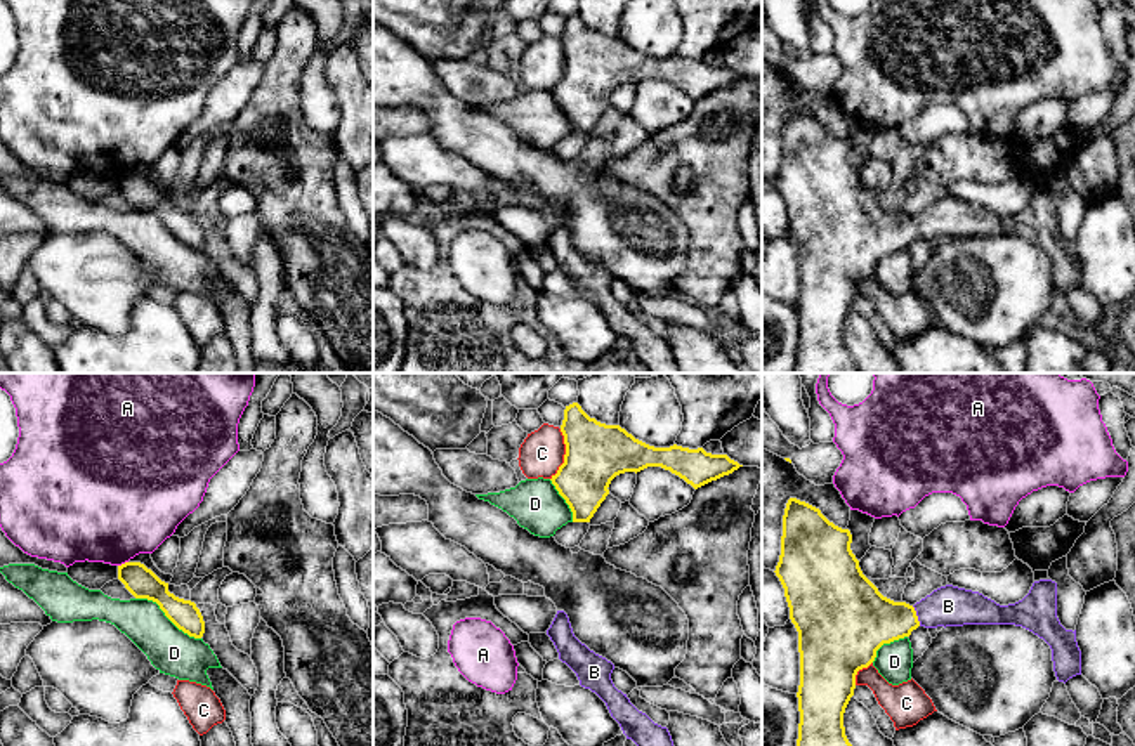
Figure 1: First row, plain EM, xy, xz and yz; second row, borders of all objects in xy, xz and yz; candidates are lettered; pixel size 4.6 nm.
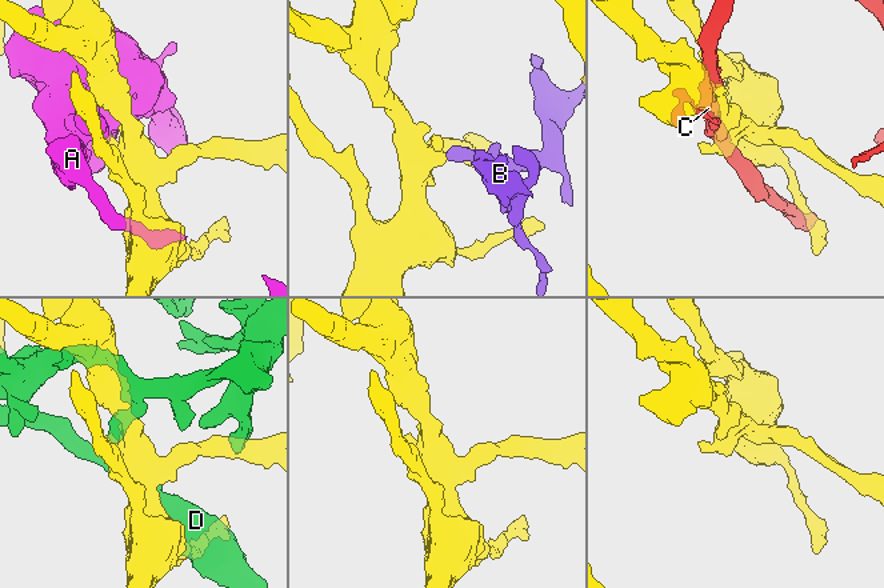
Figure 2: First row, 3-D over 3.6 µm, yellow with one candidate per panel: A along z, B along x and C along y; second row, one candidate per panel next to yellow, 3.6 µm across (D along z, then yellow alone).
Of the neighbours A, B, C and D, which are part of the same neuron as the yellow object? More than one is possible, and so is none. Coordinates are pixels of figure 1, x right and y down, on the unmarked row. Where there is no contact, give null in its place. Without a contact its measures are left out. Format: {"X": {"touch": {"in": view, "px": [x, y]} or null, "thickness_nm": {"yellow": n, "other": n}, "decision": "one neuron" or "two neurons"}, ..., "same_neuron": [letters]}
{"A": {"touch": {"in": "xy", "px": [122, 176]}, "thickness_nm": {"yellow": 140, "other": 460}, "decision": "two neurons"}, "B": {"touch": {"in": "yz", "px": [917, 228]}, "thickness_nm": {"yellow": 300, "other": 190}, "decision": "one neuron"}, "C": {"touch": {"in": "xz", "px": [564, 66]}, "thickness_nm": {"yellow": 280, "other": 200}, "decision": "two neurons"}, "D": {"touch": {"in": "xy", "px": [167, 228]}, "thickness_nm": {"yellow": 140, "other": 220}, "decision": "two neurons"}, "same_neuron": ["B"]}

